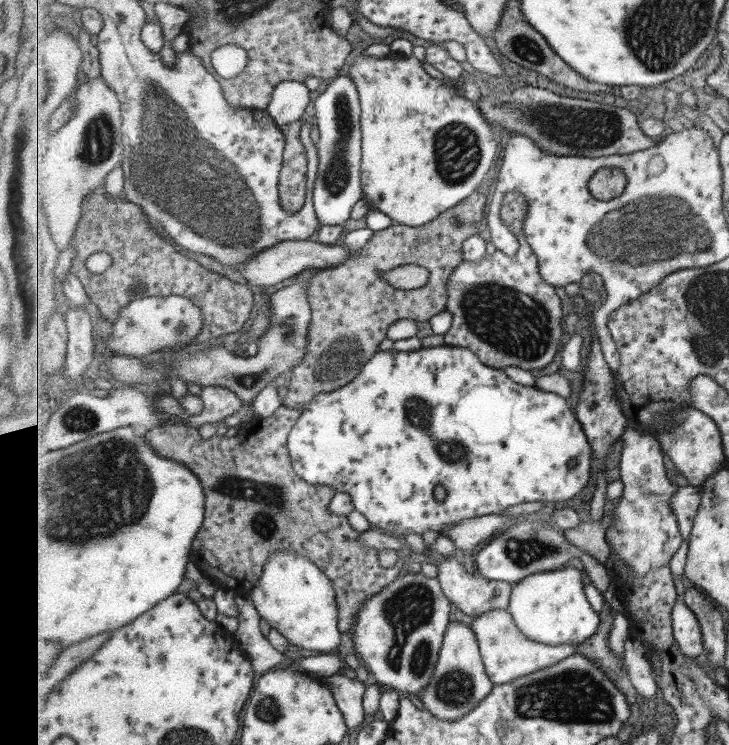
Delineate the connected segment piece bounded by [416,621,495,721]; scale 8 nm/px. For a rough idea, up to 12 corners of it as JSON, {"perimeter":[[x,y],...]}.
{"perimeter":[[448,626],[416,698],[437,718],[473,712],[494,686],[473,626]]}

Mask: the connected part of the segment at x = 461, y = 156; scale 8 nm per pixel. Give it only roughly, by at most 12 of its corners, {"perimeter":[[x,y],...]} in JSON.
{"perimeter":[[361,53],[369,208],[420,227],[477,192],[491,122],[413,55]]}

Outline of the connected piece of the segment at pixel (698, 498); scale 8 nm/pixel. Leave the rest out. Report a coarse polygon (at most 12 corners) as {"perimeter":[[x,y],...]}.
{"perimeter":[[700,485],[681,487],[670,500],[683,542],[690,540],[702,503]]}

